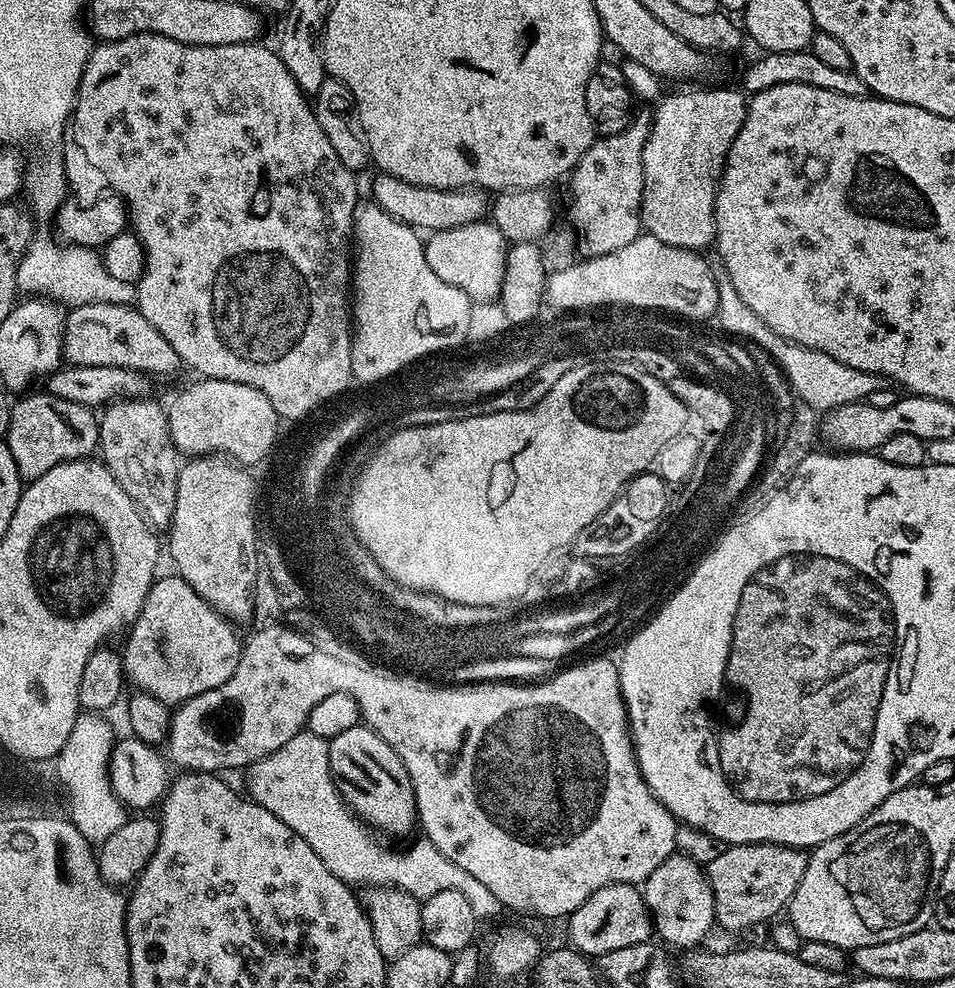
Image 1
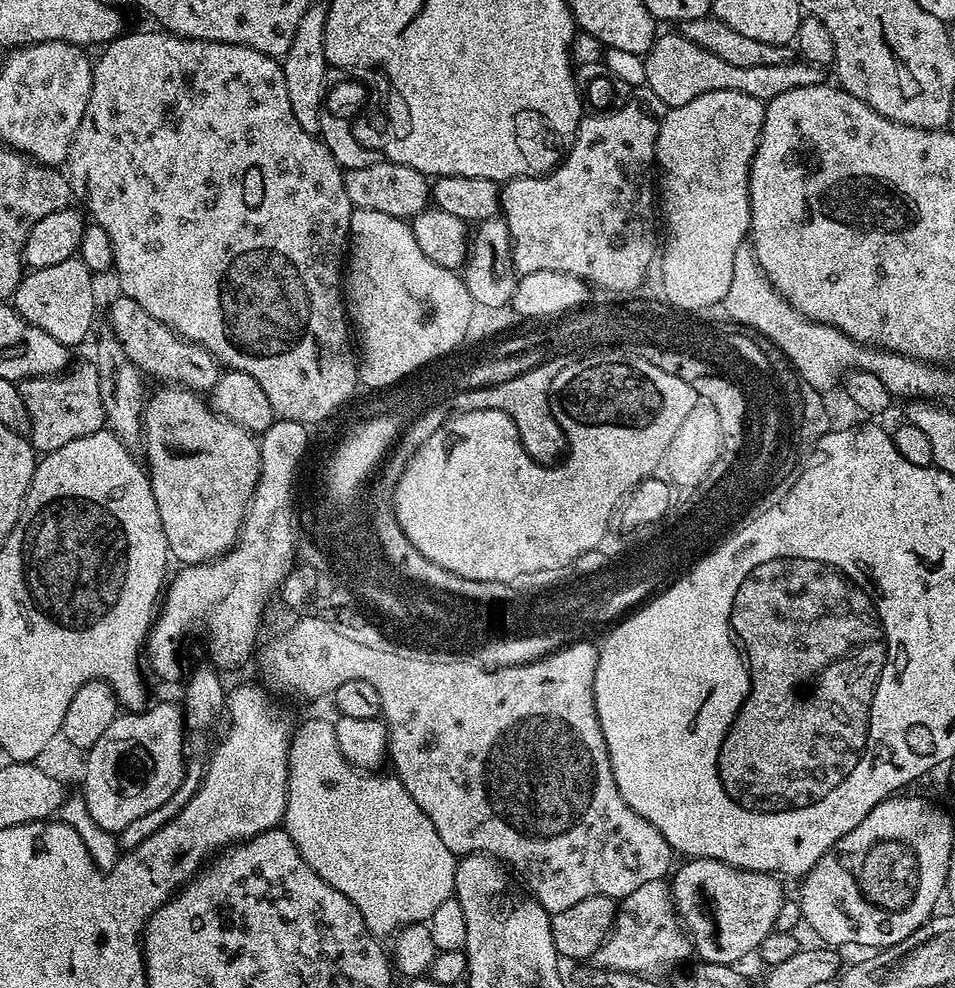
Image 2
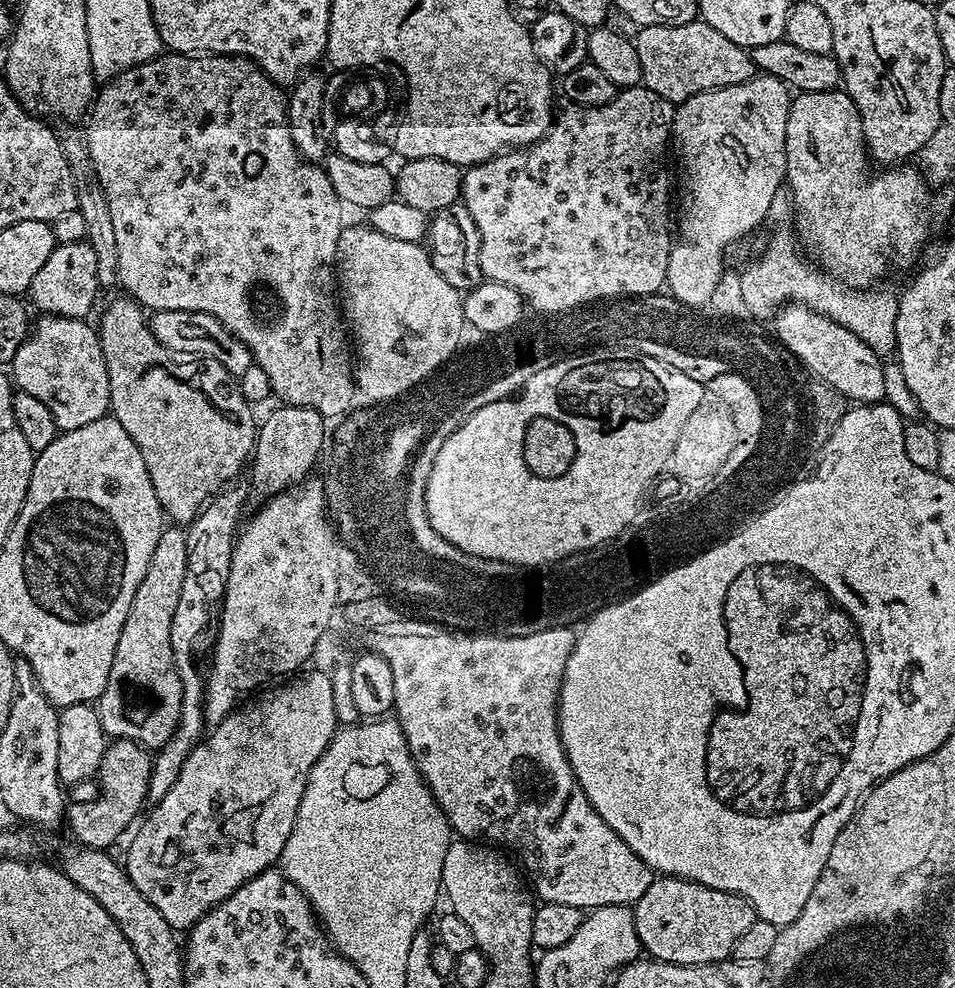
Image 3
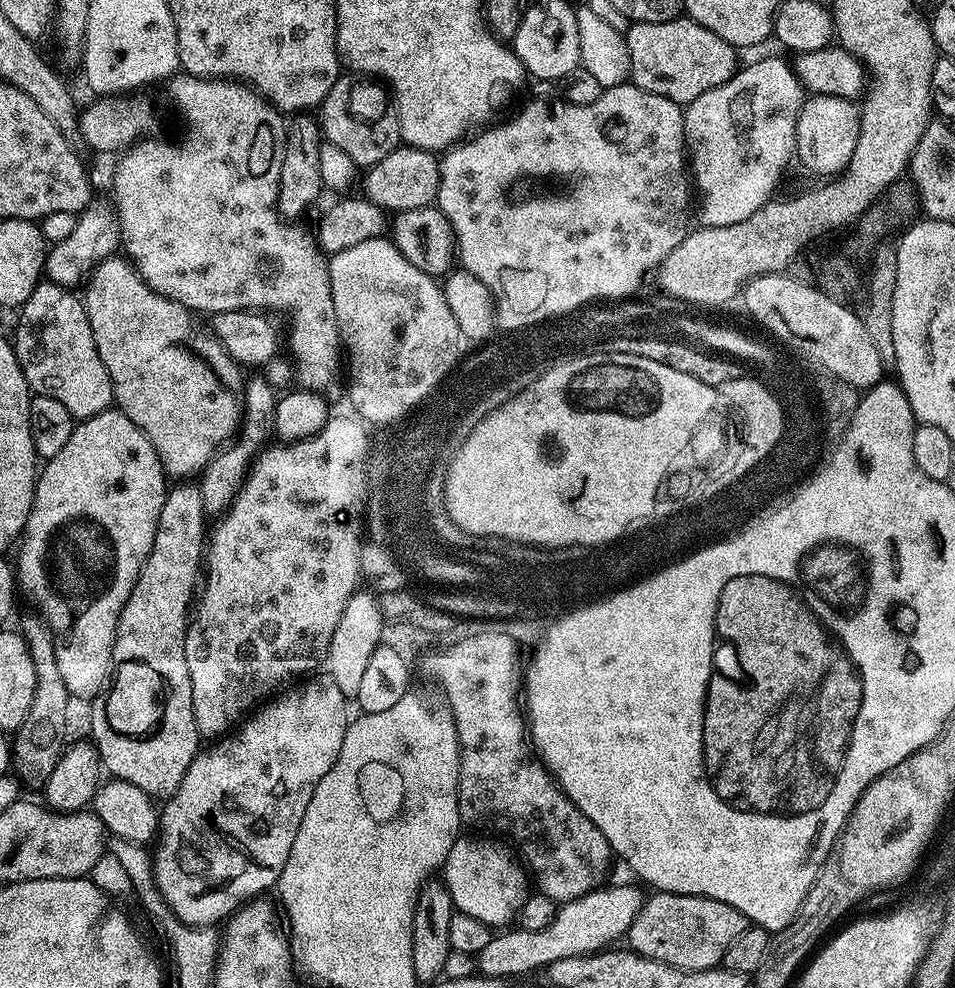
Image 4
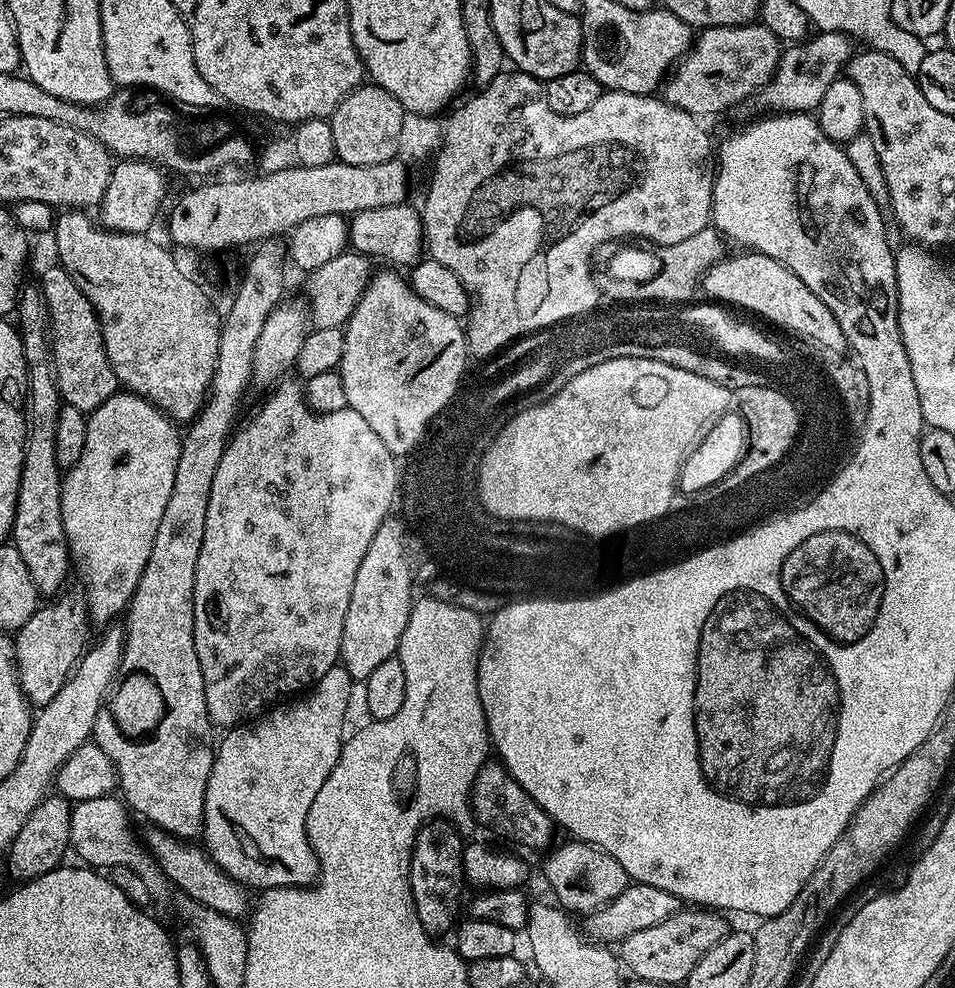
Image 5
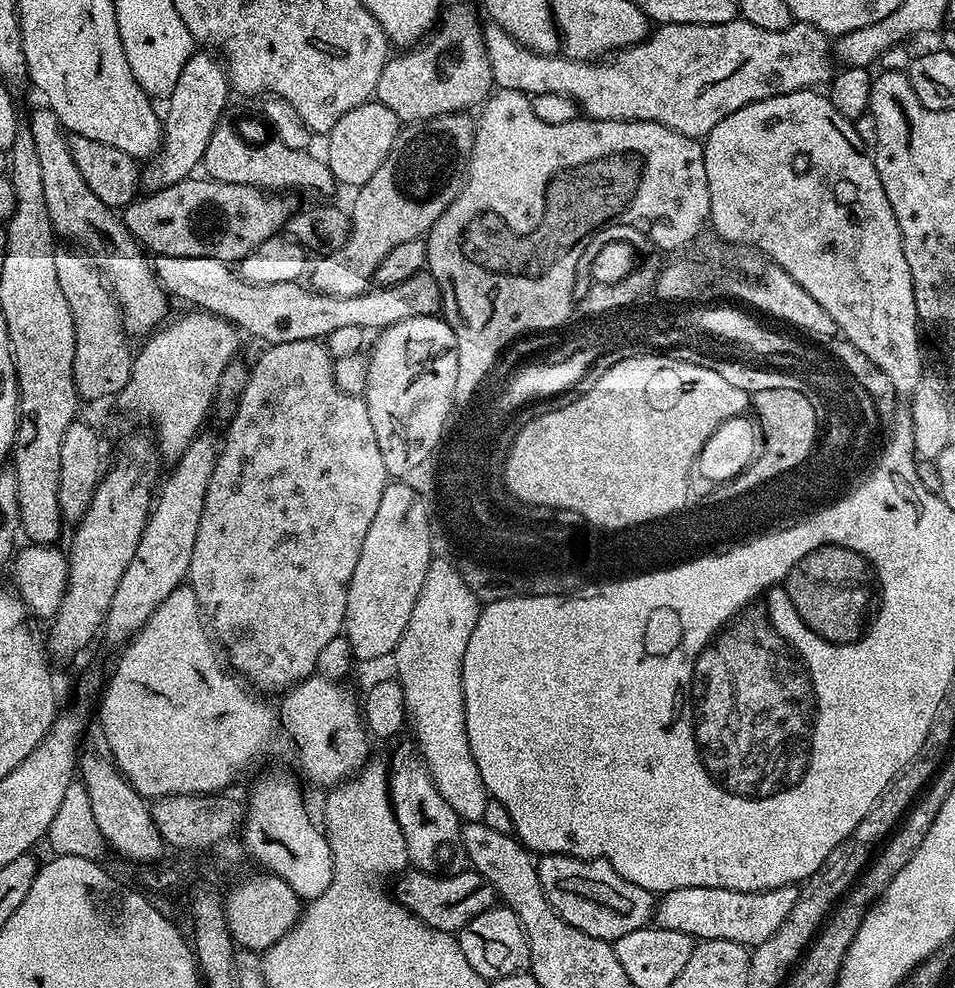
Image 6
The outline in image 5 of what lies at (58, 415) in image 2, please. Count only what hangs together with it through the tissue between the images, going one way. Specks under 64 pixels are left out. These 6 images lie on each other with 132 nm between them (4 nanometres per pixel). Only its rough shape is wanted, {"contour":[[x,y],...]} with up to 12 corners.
{"contour":[[62,267],[38,287],[61,401],[91,414],[115,396],[96,312]]}

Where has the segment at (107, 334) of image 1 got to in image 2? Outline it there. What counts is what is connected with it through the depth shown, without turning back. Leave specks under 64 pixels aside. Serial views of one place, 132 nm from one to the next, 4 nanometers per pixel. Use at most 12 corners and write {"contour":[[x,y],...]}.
{"contour":[[120,294],[110,330],[145,377],[207,393],[222,365]]}

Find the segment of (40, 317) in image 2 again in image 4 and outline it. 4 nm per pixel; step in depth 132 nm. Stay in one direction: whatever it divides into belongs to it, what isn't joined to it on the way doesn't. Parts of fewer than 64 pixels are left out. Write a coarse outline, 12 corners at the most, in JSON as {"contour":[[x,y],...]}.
{"contour":[[100,198],[47,249],[47,279],[76,286],[117,255],[120,218]]}

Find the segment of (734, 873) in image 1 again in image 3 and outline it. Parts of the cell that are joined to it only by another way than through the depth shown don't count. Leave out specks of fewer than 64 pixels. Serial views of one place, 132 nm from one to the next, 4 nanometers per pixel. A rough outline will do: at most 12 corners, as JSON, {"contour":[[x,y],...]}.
{"contour":[[677,876],[636,900],[643,951],[727,960],[758,919],[738,894]]}

